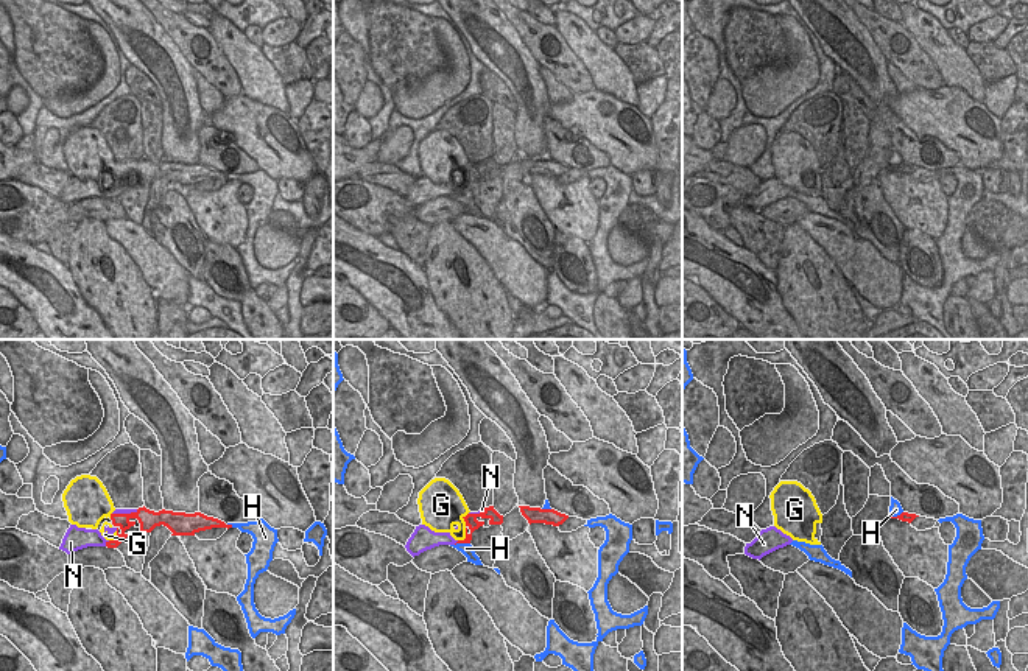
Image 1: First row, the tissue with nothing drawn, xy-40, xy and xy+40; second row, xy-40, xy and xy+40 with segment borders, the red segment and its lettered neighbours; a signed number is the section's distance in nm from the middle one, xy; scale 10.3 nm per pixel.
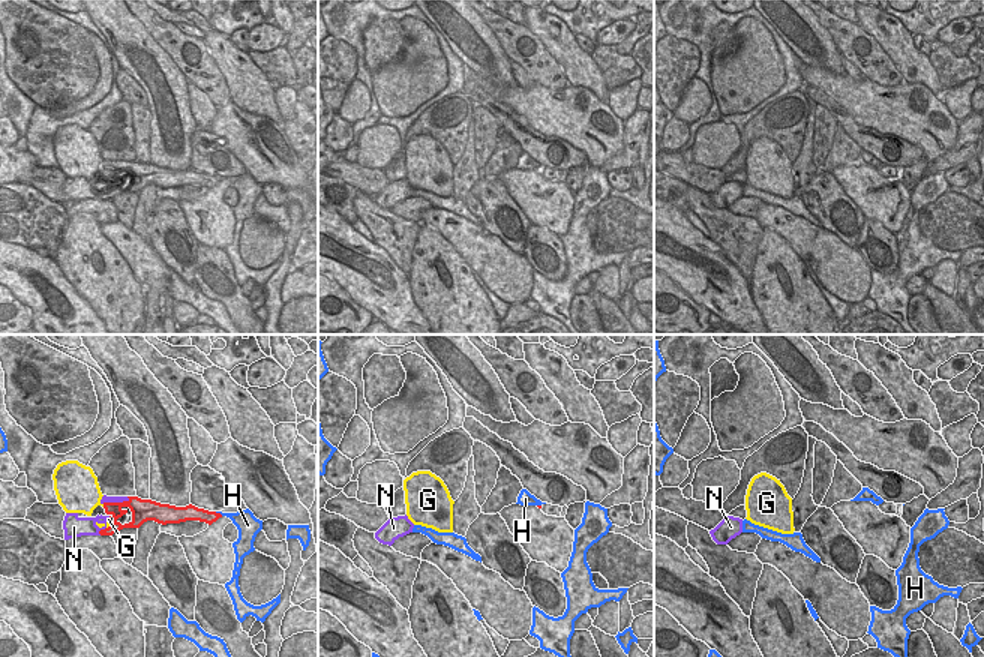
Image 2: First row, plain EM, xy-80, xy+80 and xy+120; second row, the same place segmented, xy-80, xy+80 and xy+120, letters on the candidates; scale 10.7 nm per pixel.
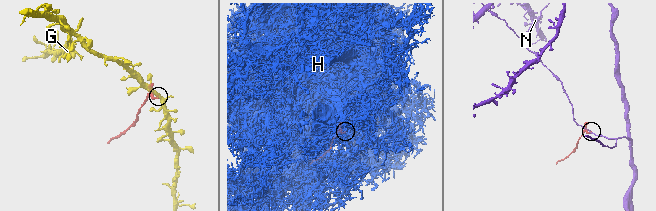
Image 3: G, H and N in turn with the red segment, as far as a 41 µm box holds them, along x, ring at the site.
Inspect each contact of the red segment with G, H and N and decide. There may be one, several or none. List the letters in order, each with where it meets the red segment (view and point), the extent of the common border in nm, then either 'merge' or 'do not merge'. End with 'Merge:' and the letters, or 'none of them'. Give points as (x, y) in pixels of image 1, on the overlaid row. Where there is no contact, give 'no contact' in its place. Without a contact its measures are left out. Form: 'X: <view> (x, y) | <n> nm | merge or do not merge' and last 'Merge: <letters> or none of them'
G: xy (466, 536) | 170 nm | do not merge
H: xy (461, 542) | 160 nm | do not merge
N: xy-40 (106, 544) | 80 nm | merge
Merge: N

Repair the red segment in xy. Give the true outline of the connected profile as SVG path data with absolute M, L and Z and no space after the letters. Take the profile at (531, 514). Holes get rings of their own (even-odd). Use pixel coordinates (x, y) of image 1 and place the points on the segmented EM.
M519 506L522 515L528 520L528 523L545 523L559 526L562 525L569 515L561 514L554 509L540 509L540 508L530 508L530 506Z

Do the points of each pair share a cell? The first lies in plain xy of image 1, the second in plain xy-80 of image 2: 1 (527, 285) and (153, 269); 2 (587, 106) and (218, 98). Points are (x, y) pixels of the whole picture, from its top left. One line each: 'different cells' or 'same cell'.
1: same cell
2: different cells

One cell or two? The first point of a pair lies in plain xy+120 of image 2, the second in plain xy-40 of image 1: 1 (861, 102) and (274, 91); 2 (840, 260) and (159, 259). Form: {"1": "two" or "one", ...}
{"1": "two", "2": "one"}

